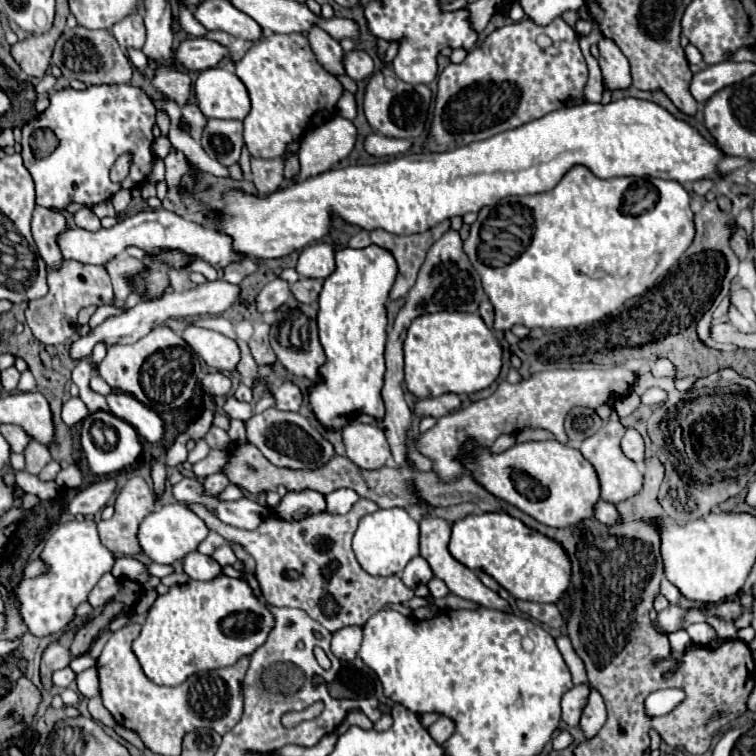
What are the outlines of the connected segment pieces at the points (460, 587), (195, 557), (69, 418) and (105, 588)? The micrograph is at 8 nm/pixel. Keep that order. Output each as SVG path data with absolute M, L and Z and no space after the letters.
M425 508L423 514L421 514L421 520L419 520L419 526L421 526L421 538L419 538L421 556L427 560L427 564L429 564L431 570L433 570L433 574L435 574L437 578L441 578L441 580L449 586L449 590L451 590L453 594L457 594L457 596L461 596L461 598L465 598L465 600L471 600L471 602L475 602L475 604L479 604L479 606L483 606L483 608L511 612L511 610L509 610L509 604L507 604L499 594L495 594L495 592L491 592L489 588L485 588L473 570L469 570L467 566L461 566L461 564L449 554L447 542L449 542L449 530L451 530L451 526L449 526L447 520L433 516L433 514Z
M197 550L189 552L183 558L183 570L193 580L209 580L209 578L215 578L217 574L221 574L221 566L211 556L201 554Z
M79 398L67 400L67 402L63 404L63 410L61 410L61 418L63 418L63 422L65 422L67 426L73 426L73 424L81 422L87 414L89 414L89 412L87 412L85 404L83 404Z
M109 572L109 574L105 574L105 576L97 582L97 586L93 588L93 594L89 594L89 604L91 604L93 608L99 608L99 606L107 604L109 600L113 600L117 592L119 592L119 582L117 582L117 578Z

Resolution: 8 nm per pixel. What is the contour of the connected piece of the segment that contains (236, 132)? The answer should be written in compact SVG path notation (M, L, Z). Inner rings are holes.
M209 120L207 126L203 128L201 146L211 158L221 162L223 166L239 162L239 154L243 148L243 122Z

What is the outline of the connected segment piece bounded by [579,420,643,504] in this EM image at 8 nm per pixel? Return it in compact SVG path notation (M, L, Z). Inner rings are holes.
M607 420L603 424L603 428L597 434L583 440L583 444L579 448L581 454L593 464L593 468L597 472L599 486L601 486L601 500L611 502L611 504L619 504L619 502L635 496L643 488L641 468L635 462L631 462L629 458L625 458L625 454L621 452L621 446L619 446L625 432L627 432L627 428L619 420Z

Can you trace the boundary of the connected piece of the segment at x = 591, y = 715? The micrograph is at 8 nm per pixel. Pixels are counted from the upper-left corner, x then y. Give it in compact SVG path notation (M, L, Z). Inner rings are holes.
M589 688L589 696L587 696L587 704L583 708L581 714L581 728L585 732L585 738L593 738L593 734L597 734L597 730L605 724L607 712L605 712L605 704L601 694L595 688Z

